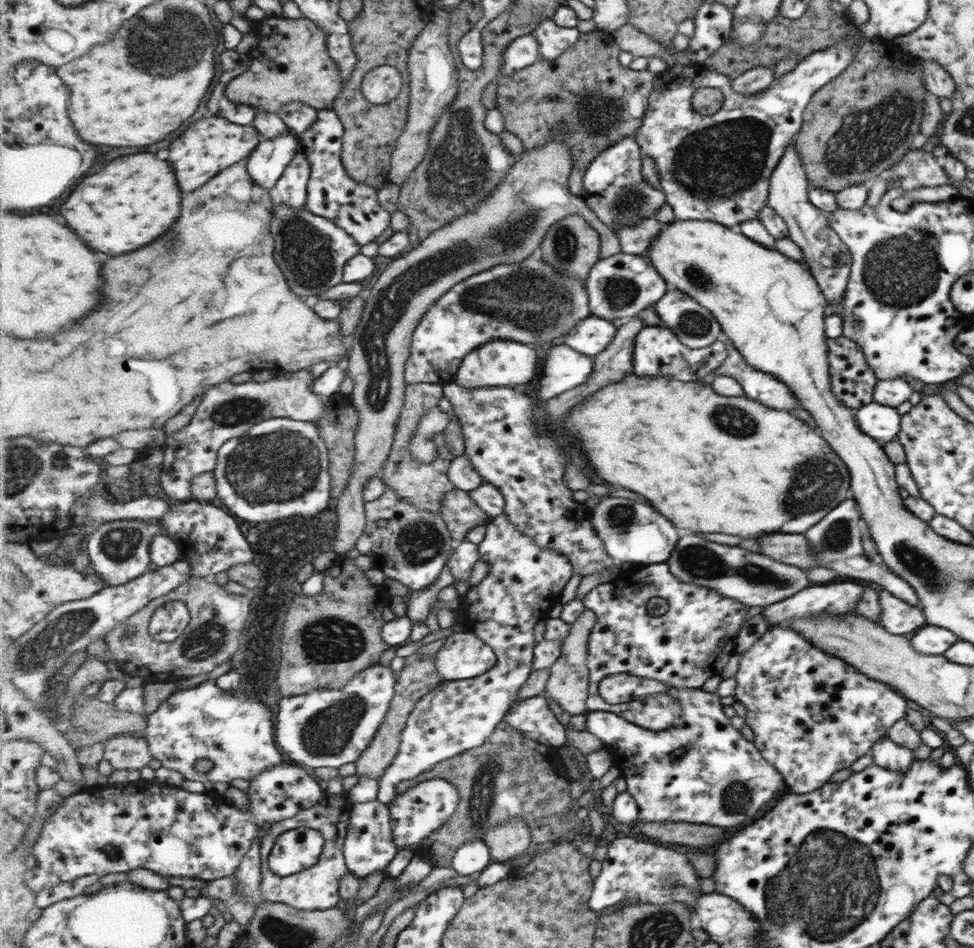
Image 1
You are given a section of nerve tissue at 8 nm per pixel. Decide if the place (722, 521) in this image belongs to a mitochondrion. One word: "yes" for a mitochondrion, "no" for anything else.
no

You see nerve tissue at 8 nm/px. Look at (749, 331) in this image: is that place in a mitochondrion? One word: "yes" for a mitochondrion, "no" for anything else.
no

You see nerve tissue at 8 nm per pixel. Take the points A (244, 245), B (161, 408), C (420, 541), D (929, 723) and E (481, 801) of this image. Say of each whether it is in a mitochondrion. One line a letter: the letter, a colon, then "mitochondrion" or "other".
A: other
B: other
C: mitochondrion
D: other
E: mitochondrion

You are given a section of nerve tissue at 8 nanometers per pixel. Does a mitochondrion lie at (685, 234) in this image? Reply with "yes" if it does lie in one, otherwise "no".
no

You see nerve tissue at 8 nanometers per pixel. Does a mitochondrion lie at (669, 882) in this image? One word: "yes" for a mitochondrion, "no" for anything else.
yes

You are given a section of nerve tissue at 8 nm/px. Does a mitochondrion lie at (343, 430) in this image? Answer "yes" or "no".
no

